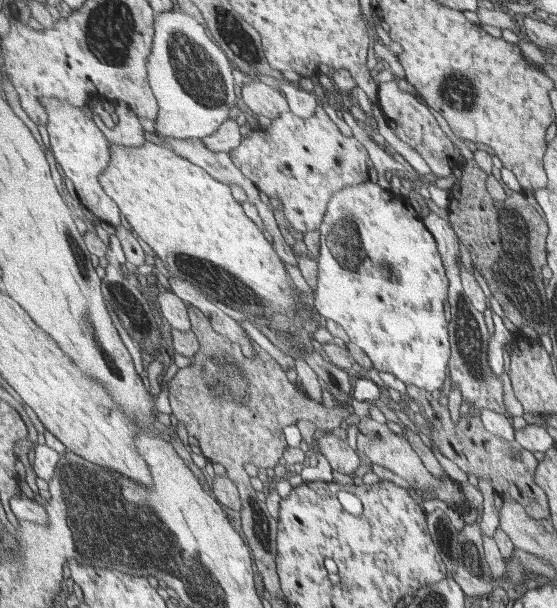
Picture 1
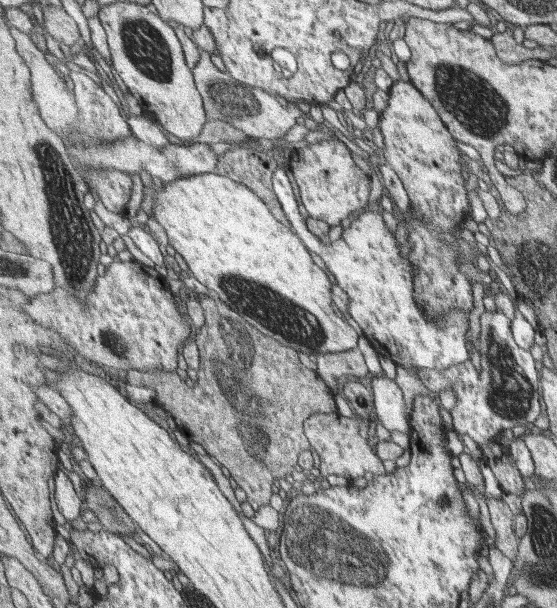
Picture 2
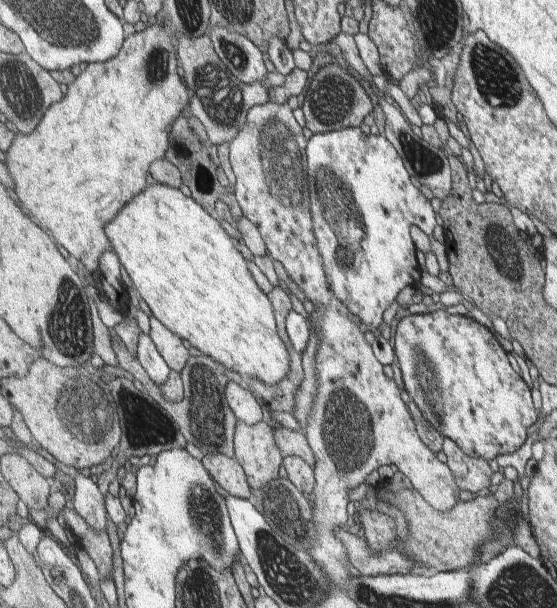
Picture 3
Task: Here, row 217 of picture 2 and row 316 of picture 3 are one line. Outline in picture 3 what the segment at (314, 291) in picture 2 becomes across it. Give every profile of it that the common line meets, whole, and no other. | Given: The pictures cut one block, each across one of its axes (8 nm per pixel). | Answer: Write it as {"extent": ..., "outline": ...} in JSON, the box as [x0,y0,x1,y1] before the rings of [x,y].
{"extent":[105,182,293,386],"outline":[[[156,182],[155,185],[145,188],[145,192],[141,192],[141,196],[131,200],[123,208],[121,214],[115,216],[105,226],[105,232],[108,233],[114,251],[119,254],[123,268],[126,270],[132,284],[135,285],[136,290],[149,306],[152,314],[155,314],[169,330],[172,330],[177,336],[181,336],[182,339],[188,340],[203,355],[209,355],[227,370],[235,371],[245,379],[253,378],[275,386],[275,384],[281,384],[281,380],[289,378],[289,374],[293,372],[292,353],[285,346],[285,340],[281,338],[281,330],[279,324],[277,324],[277,314],[276,309],[273,308],[272,298],[269,297],[269,293],[265,294],[253,280],[253,276],[247,268],[247,257],[243,254],[243,247],[237,246],[236,248],[231,240],[233,238],[223,230],[223,226],[215,219],[215,215],[210,213],[204,206],[201,206],[192,196],[187,197],[178,188],[163,186]]]}

